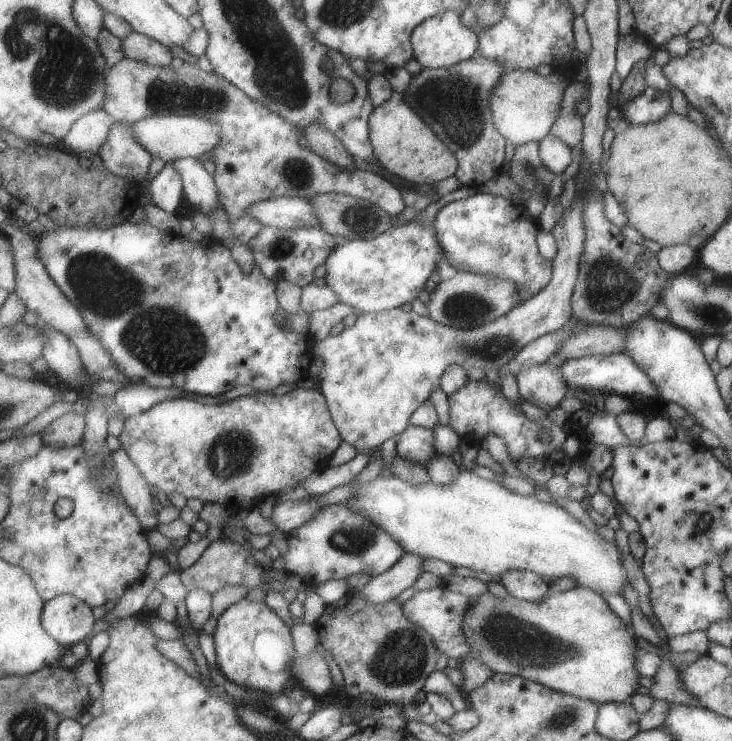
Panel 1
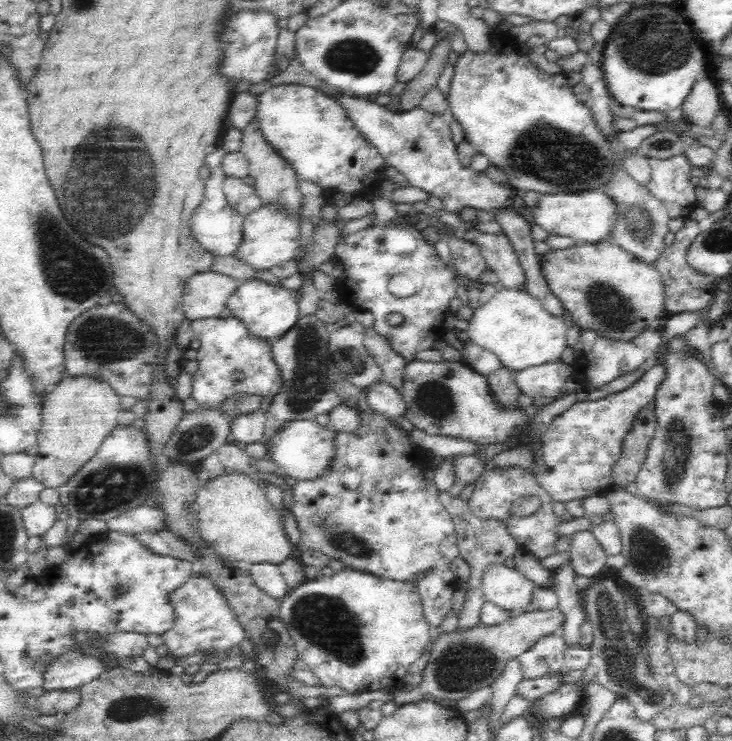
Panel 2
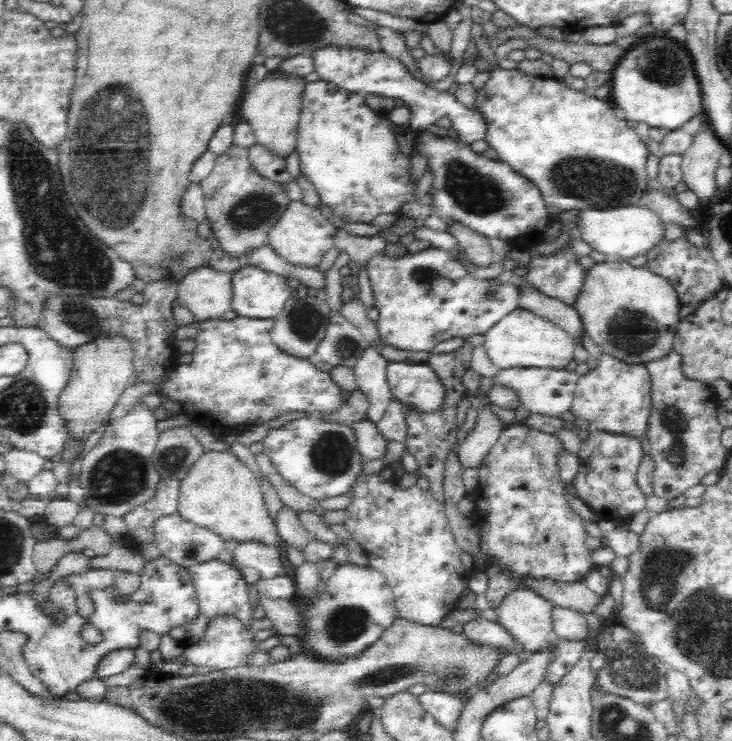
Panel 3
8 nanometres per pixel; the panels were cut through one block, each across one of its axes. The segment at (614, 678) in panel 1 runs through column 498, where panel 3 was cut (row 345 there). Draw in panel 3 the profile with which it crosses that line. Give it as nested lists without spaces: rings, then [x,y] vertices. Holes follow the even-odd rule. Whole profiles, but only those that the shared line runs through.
[[[615,257],[596,263],[588,270],[573,304],[585,334],[602,352],[628,364],[646,364],[673,350],[676,329],[681,321],[678,317],[681,306],[676,289],[668,280],[652,273],[646,265],[634,267]]]

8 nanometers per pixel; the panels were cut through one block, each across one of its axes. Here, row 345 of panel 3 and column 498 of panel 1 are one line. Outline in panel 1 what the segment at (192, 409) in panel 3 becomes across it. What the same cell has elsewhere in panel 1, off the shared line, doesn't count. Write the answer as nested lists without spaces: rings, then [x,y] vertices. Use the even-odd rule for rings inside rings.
[[[476,193],[472,197],[447,203],[438,212],[437,229],[437,240],[450,266],[461,272],[499,276],[511,280],[518,288],[519,303],[537,295],[551,280],[552,260],[543,258],[537,252],[535,236],[540,232],[538,220],[535,213],[530,211],[524,202],[513,204],[499,195]]]

